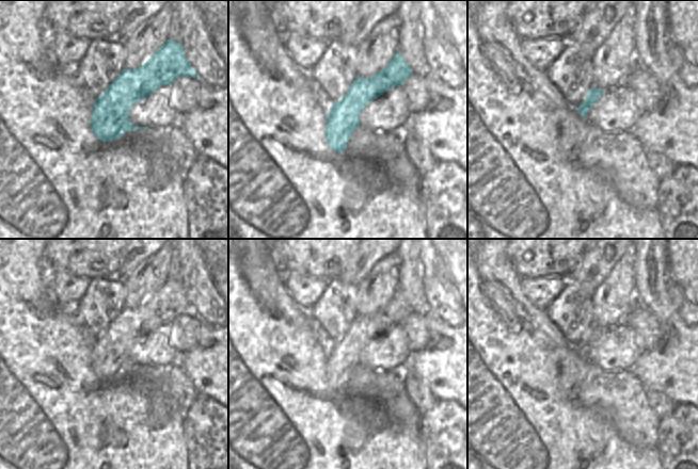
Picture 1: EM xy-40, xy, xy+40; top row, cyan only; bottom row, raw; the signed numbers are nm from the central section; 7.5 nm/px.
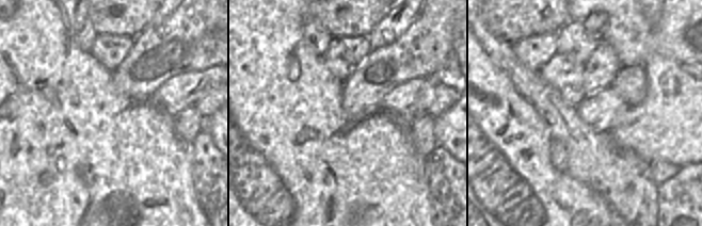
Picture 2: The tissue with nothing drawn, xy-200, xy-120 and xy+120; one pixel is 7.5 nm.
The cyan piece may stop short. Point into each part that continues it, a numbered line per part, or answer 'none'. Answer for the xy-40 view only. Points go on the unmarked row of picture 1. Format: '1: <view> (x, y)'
none

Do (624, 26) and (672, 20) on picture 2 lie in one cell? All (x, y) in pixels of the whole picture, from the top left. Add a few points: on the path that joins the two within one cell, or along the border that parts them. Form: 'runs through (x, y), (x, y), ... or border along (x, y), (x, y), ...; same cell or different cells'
runs through (636, 34), (658, 34), (660, 32); same cell

